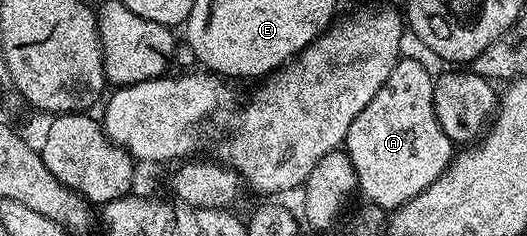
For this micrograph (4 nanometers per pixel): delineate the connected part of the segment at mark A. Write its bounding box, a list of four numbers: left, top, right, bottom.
[343,58,455,213]

